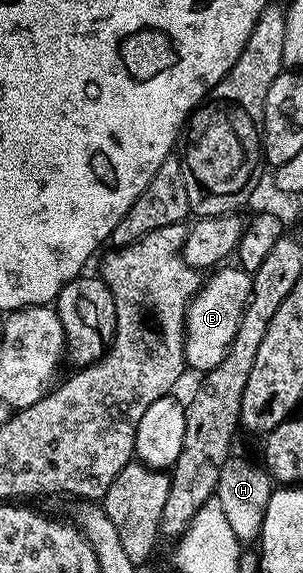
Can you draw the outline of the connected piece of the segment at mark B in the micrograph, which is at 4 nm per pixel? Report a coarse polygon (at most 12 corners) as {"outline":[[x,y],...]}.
{"outline":[[217,268],[188,304],[184,360],[218,367],[252,294],[252,274]]}

